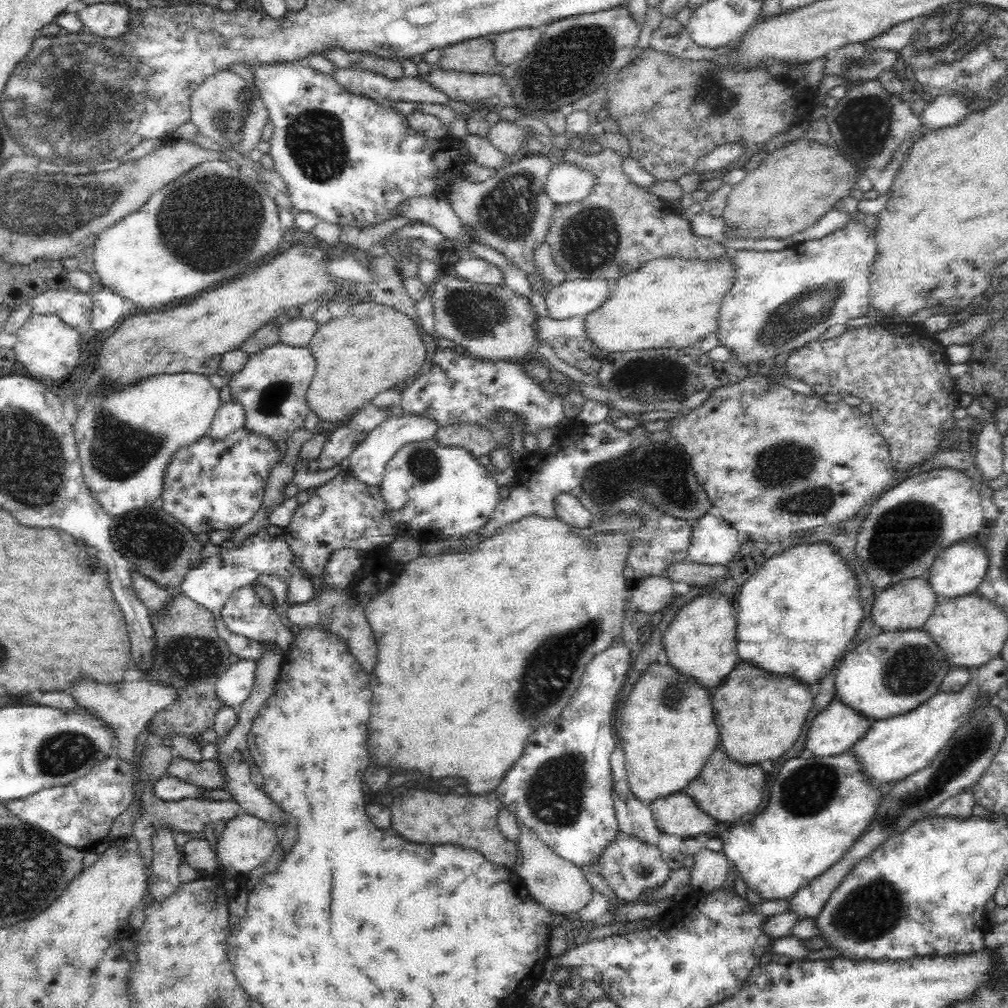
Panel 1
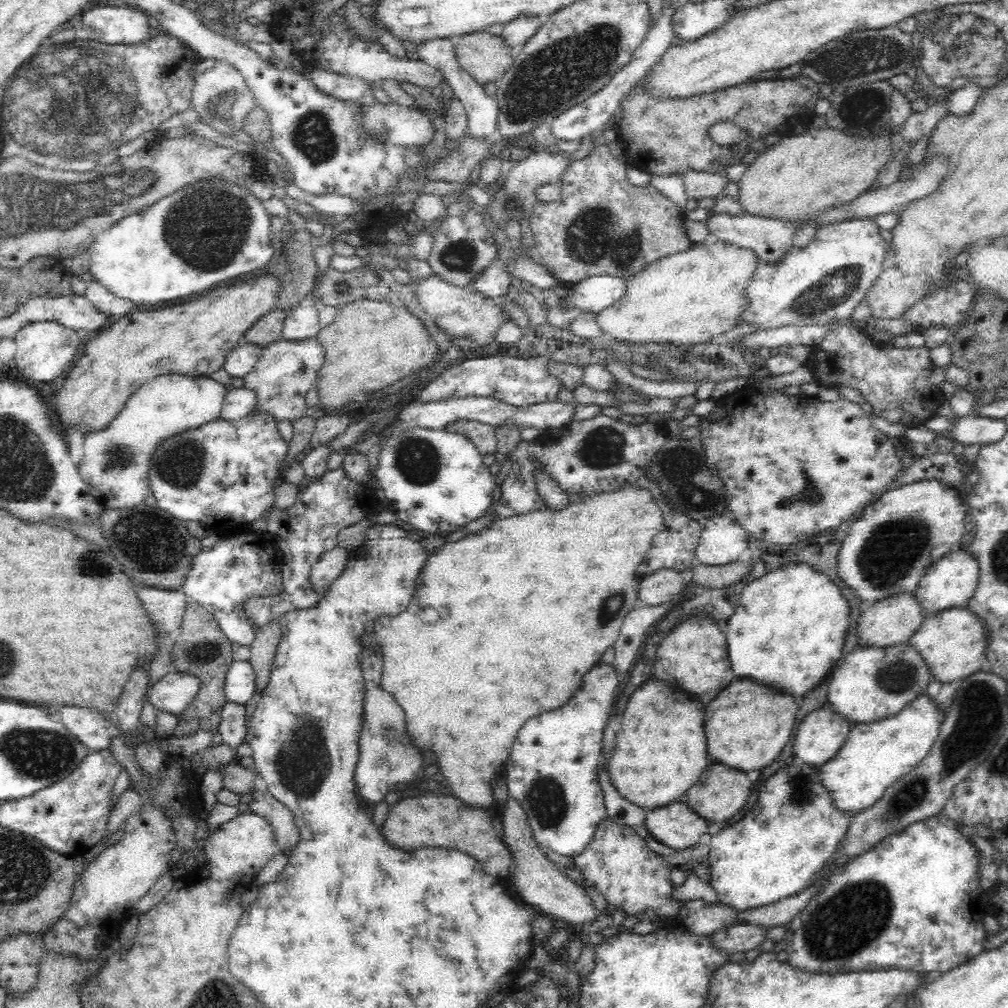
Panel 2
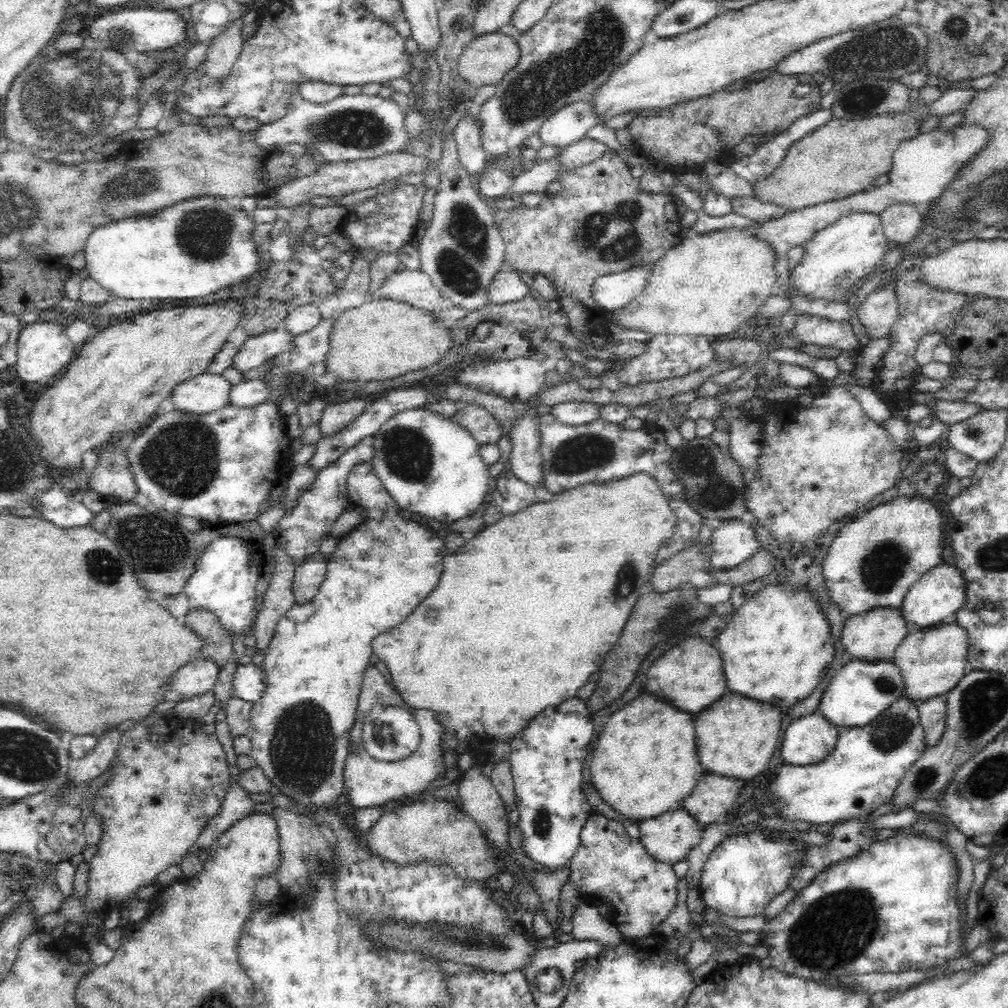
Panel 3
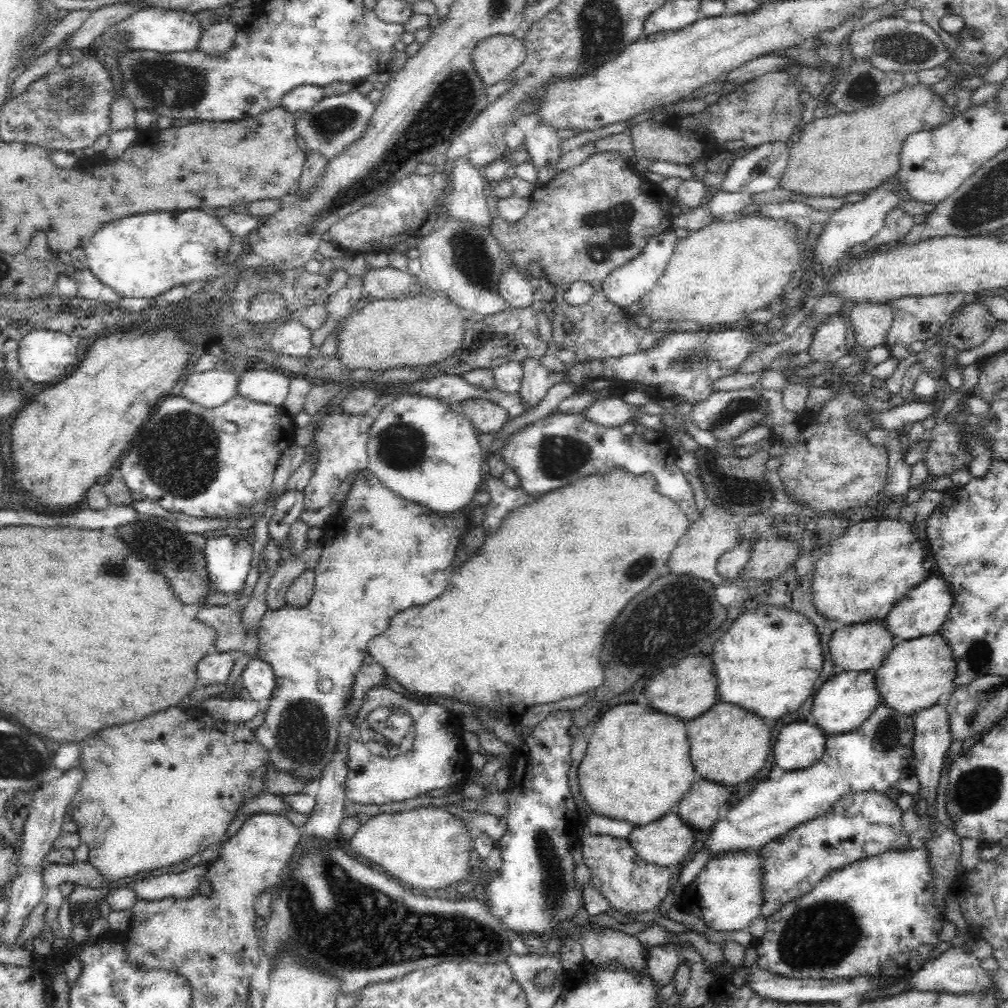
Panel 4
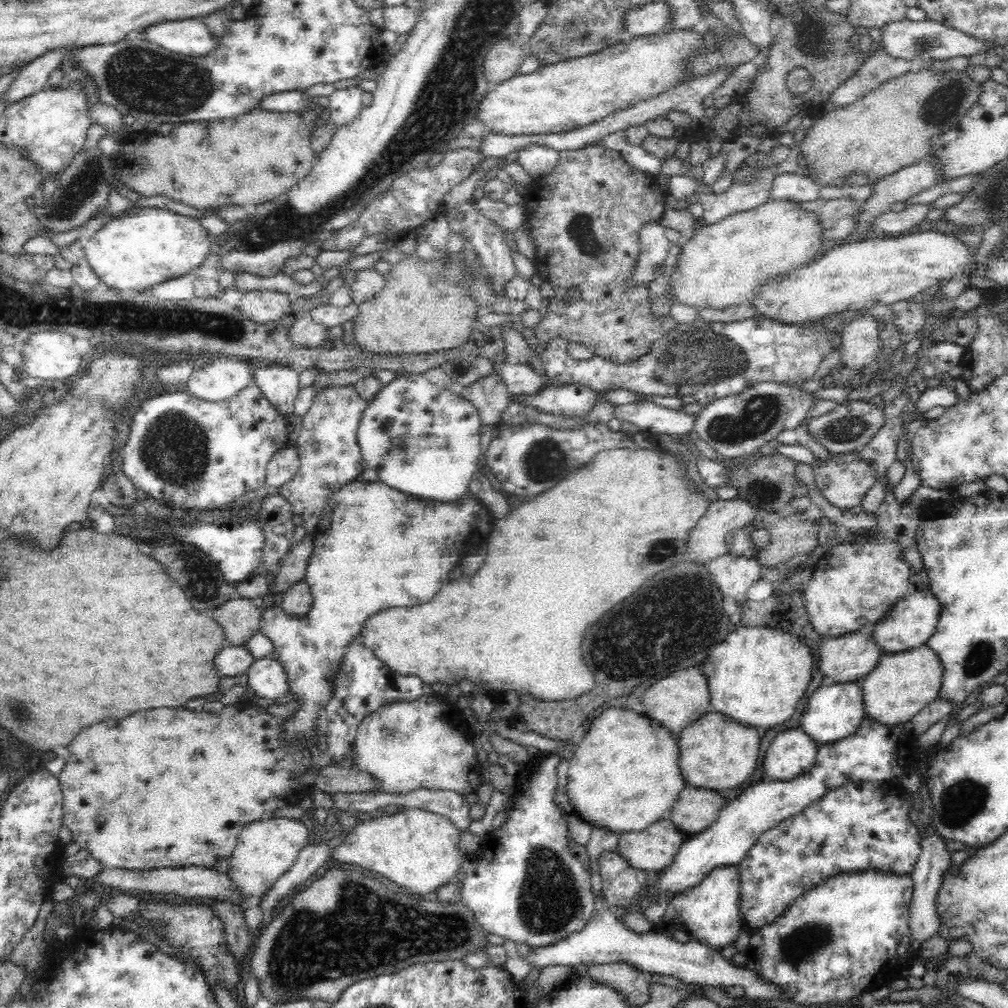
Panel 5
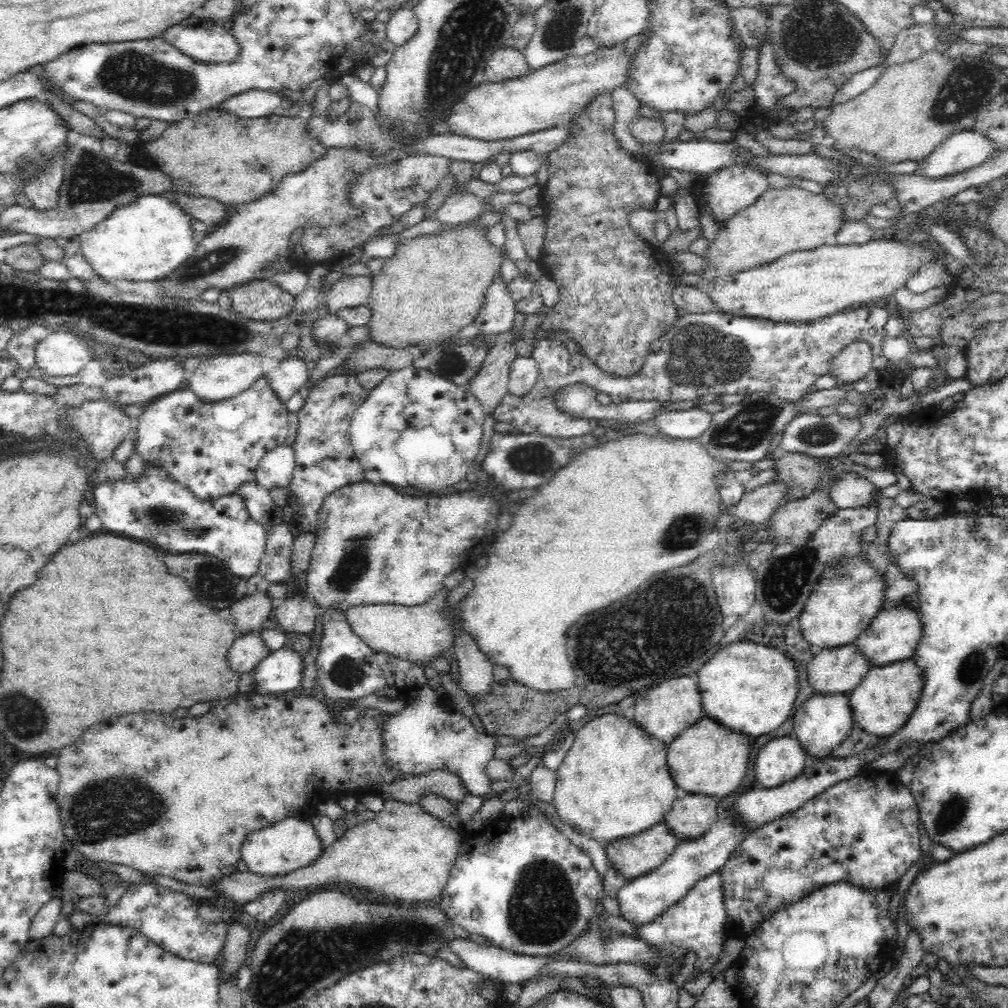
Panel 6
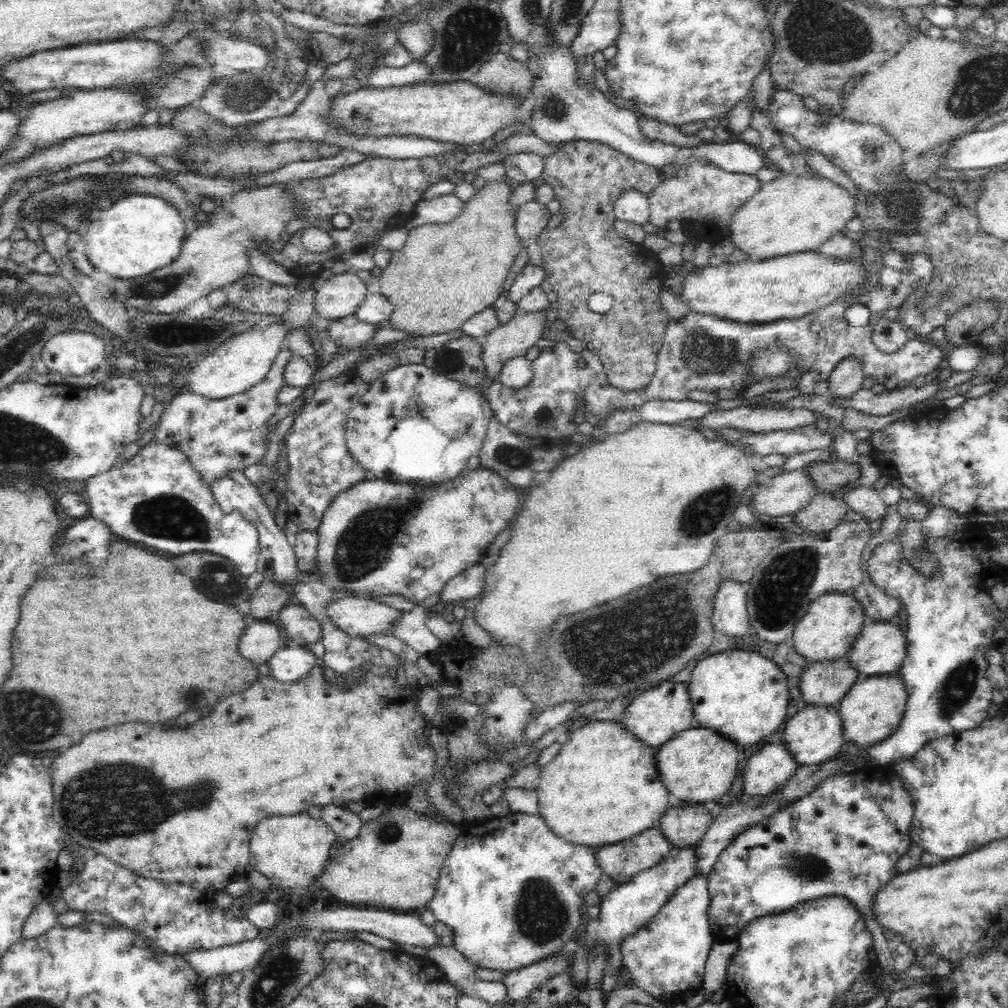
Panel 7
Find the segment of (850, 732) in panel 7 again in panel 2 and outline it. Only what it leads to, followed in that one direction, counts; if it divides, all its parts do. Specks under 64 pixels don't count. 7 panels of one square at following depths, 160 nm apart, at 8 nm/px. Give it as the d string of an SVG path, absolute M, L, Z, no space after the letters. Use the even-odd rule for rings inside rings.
M966 605L926 617L908 643L922 655L923 662L931 671L931 679L934 678L940 683L959 683L982 670L984 662L987 662L987 629L982 620L978 620L978 616Z

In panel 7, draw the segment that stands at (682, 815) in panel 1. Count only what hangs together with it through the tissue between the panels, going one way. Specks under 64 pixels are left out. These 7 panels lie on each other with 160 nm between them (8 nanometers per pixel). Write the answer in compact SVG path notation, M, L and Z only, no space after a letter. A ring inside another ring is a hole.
M657 825L617 844L603 845L596 849L595 854L603 874L610 876L616 884L621 884L630 881L639 872L660 864L669 856L671 848L670 842L662 835L662 830Z

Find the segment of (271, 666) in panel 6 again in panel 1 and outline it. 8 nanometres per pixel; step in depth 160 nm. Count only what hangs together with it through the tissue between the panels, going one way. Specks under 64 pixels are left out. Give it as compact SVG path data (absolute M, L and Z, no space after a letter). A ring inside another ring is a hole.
M234 659L230 668L215 682L217 697L223 706L237 708L254 688L257 661Z

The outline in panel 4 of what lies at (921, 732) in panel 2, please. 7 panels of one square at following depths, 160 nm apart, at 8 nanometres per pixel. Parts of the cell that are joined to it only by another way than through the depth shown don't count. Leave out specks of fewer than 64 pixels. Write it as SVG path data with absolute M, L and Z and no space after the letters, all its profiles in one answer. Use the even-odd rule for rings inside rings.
M880 704L870 718L856 730L841 735L829 735L822 758L816 764L801 771L785 771L778 780L756 784L756 788L746 798L740 798L740 802L734 808L730 808L722 820L715 822L712 836L706 840L706 848L714 857L728 852L760 850L783 833L791 832L799 825L806 824L806 821L823 816L823 813L827 813L847 793L876 791L887 795L900 778L916 775L914 737L914 716L900 715L890 707Z

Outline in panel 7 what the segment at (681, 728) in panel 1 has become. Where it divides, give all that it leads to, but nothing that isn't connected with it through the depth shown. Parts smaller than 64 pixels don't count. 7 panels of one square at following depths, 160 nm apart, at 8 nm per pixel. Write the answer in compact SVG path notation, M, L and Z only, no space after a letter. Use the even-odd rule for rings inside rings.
M592 720L576 729L563 744L556 757L539 774L535 791L539 800L538 814L556 837L582 847L600 848L617 844L656 827L669 808L669 791L658 780L655 756L659 747L648 747L636 739L620 722Z

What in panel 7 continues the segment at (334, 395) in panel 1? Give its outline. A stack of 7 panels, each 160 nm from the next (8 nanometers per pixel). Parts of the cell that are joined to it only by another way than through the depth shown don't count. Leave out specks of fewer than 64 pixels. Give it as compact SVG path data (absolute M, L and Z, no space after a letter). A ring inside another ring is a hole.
M488 182L470 202L465 202L462 212L450 223L423 224L409 231L404 246L391 254L374 286L382 297L392 303L391 315L386 318L388 327L406 331L414 338L444 334L458 330L469 318L494 304L519 251L514 214L508 206L510 194L506 182Z

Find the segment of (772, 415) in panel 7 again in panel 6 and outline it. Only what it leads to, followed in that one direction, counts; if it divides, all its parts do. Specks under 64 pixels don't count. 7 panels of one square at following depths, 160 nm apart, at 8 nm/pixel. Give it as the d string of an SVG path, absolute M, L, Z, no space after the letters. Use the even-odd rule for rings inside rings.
M699 408L690 410L664 410L655 415L652 422L660 432L674 439L697 439L708 428L711 414Z

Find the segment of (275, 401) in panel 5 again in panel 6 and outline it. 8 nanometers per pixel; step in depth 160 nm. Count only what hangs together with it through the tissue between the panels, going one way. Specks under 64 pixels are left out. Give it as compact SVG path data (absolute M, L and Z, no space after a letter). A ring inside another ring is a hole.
M288 358L282 360L280 365L272 372L264 374L266 381L275 393L283 406L287 406L293 394L296 394L300 387L307 381L309 370L305 362L299 358Z

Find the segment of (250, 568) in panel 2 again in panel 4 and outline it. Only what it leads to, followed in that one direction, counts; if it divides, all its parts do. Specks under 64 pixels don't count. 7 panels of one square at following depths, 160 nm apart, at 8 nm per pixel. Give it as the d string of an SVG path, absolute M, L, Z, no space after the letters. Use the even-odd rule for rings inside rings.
M223 534L212 536L216 542L206 542L206 576L210 588L224 594L239 594L244 586L252 546L246 539L238 540Z

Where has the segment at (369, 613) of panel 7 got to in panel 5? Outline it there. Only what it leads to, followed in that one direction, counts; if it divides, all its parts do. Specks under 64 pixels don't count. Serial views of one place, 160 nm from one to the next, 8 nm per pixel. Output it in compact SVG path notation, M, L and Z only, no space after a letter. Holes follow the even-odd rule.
M660 447L652 450L615 448L599 452L591 461L580 467L578 472L570 473L570 476L567 475L554 488L545 490L540 496L526 499L528 504L518 506L504 520L494 519L493 529L486 540L486 560L472 576L462 575L445 583L438 594L426 604L408 608L389 608L375 613L363 626L360 641L392 671L403 675L416 675L416 678L422 681L424 688L432 689L435 685L446 685L449 688L460 680L470 680L478 688L484 687L486 690L492 689L492 684L510 684L510 689L516 690L519 696L528 696L539 701L565 701L590 692L595 686L595 678L582 658L582 650L580 650L582 632L586 632L586 628L594 624L598 616L604 616L610 608L614 608L634 590L638 590L646 582L646 578L654 576L660 570L665 571L667 568L683 563L686 558L684 553L686 553L689 532L696 526L703 512L706 512L709 501L704 497L704 493L701 490L699 492L688 490L693 486L693 482L687 476L685 469L687 463L688 458L669 454L665 450L660 450Z

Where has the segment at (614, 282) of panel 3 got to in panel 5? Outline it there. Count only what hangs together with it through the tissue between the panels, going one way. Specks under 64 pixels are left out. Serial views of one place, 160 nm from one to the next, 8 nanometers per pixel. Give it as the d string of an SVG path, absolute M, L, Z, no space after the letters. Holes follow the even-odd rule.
M658 223L644 225L639 232L637 266L632 274L632 284L647 284L660 278L666 271L666 260L672 242L664 235L665 227Z

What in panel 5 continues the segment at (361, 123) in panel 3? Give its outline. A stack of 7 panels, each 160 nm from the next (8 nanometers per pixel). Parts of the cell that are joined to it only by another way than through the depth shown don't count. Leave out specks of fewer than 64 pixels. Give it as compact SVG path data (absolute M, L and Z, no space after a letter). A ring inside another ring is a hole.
M359 86L336 89L329 96L330 115L324 125L332 127L336 132L339 128L353 123L364 108L363 93Z

